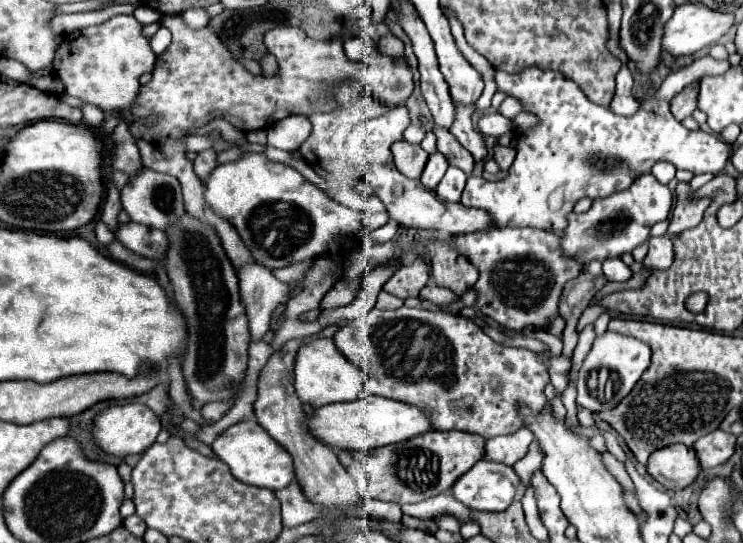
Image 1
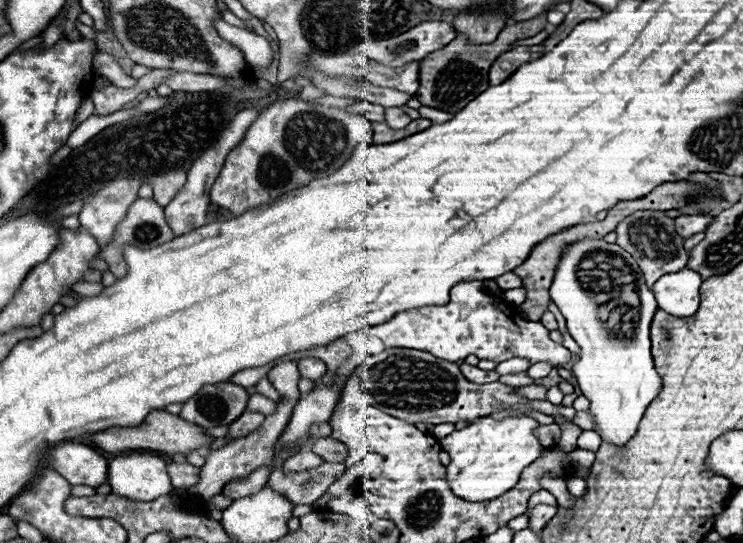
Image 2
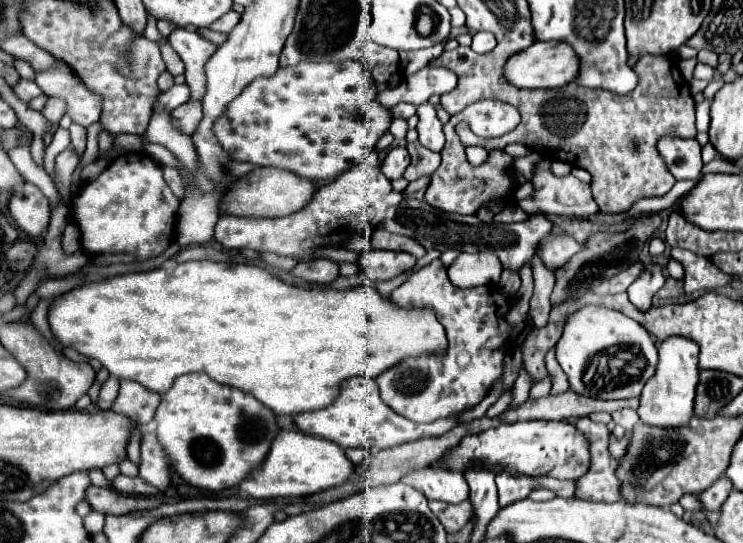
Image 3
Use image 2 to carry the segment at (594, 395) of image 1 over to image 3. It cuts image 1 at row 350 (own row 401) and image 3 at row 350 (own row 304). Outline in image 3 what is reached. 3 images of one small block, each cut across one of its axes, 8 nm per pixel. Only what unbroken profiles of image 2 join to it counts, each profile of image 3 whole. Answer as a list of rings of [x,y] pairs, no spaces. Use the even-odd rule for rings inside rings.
[[[586,306],[574,314],[568,316],[566,326],[564,326],[564,334],[560,338],[560,342],[556,344],[556,358],[558,364],[562,366],[562,370],[568,376],[570,388],[578,394],[596,394],[596,390],[588,390],[588,386],[584,386],[582,376],[584,370],[588,368],[588,362],[592,360],[592,354],[600,352],[602,346],[638,346],[642,348],[642,354],[646,358],[646,368],[642,378],[634,378],[632,382],[628,382],[628,386],[618,386],[616,390],[600,390],[600,400],[616,400],[616,398],[638,398],[640,390],[644,386],[644,382],[656,372],[656,362],[658,362],[658,352],[656,352],[656,344],[652,340],[652,336],[648,336],[646,328],[642,324],[638,324],[636,320],[624,316],[622,312],[616,310],[608,310],[608,308],[598,308],[598,306]]]

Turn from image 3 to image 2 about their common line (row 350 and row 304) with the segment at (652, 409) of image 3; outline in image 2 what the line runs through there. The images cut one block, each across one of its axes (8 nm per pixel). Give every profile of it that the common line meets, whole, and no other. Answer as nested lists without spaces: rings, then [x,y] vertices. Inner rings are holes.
[[[684,268],[680,272],[664,274],[652,286],[652,290],[656,294],[660,310],[676,318],[688,318],[698,310],[700,286],[702,286],[700,274],[690,268]]]

